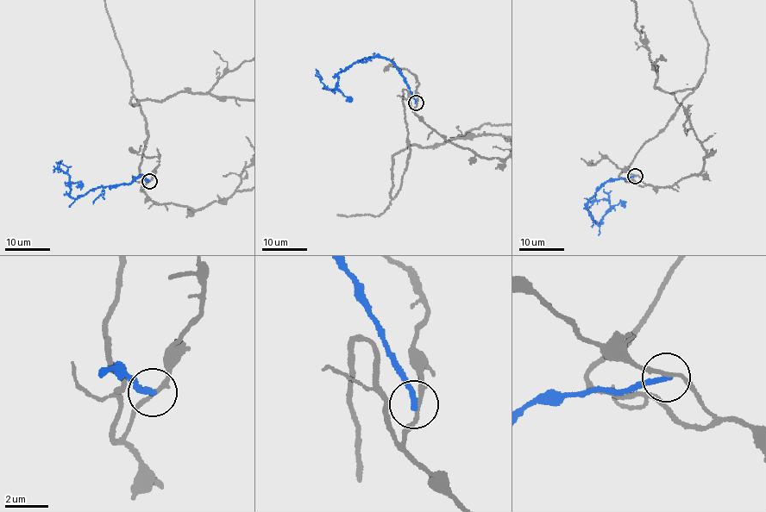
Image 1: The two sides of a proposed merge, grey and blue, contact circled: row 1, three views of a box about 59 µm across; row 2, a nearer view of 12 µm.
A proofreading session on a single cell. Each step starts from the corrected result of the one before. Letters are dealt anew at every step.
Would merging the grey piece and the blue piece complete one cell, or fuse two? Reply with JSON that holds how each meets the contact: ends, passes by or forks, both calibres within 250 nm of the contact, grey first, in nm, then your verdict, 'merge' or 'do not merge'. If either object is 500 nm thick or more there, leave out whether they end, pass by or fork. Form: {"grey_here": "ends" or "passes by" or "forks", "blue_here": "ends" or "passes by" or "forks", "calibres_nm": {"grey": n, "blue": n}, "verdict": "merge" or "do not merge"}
{"grey_here": "passes by", "blue_here": "ends", "calibres_nm": {"grey": 170, "blue": 240}, "verdict": "do not merge"}

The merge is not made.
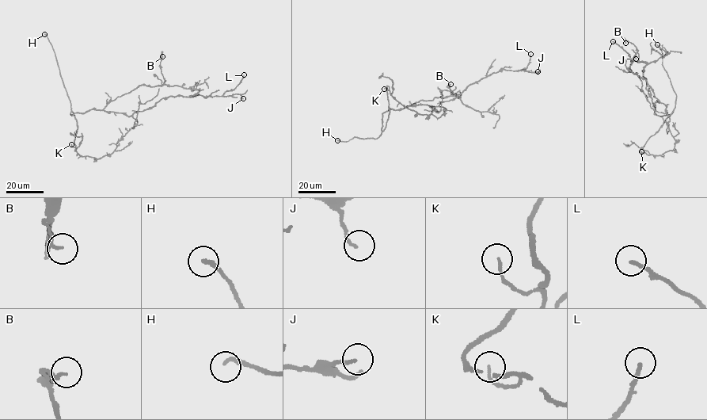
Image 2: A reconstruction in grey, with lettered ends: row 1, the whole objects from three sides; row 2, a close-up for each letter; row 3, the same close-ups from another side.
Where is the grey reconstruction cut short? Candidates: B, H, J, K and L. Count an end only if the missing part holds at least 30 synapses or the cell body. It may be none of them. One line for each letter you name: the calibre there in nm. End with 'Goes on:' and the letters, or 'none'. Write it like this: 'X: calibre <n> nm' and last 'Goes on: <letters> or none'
H: calibre 180 nm
Goes on: H

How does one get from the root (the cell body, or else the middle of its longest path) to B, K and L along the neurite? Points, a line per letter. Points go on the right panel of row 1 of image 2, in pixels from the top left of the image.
B: (673, 112), (654, 114), (643, 73), (648, 62), (639, 61), (632, 43), (625, 43)
K: (673, 112), (639, 150), (644, 153), (641, 151)
L: (673, 112), (654, 114), (654, 104), (659, 101), (653, 90), (629, 69), (630, 55), (613, 41)

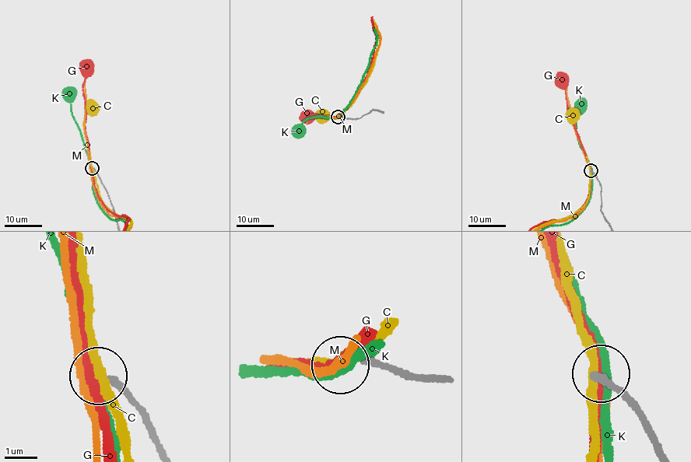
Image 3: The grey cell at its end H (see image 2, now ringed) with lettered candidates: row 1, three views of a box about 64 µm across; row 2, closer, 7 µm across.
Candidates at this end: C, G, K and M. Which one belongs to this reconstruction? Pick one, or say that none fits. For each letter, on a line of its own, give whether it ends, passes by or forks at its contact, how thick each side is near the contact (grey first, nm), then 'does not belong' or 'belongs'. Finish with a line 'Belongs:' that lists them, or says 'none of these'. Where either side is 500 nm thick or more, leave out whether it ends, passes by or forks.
C: it passes by | 200/240 nm | does not belong
G: it passes by | 200/280 nm | does not belong
K: it passes by | 180/260 nm | does not belong
M: it passes by | 190/240 nm | does not belong
Belongs: none of these

